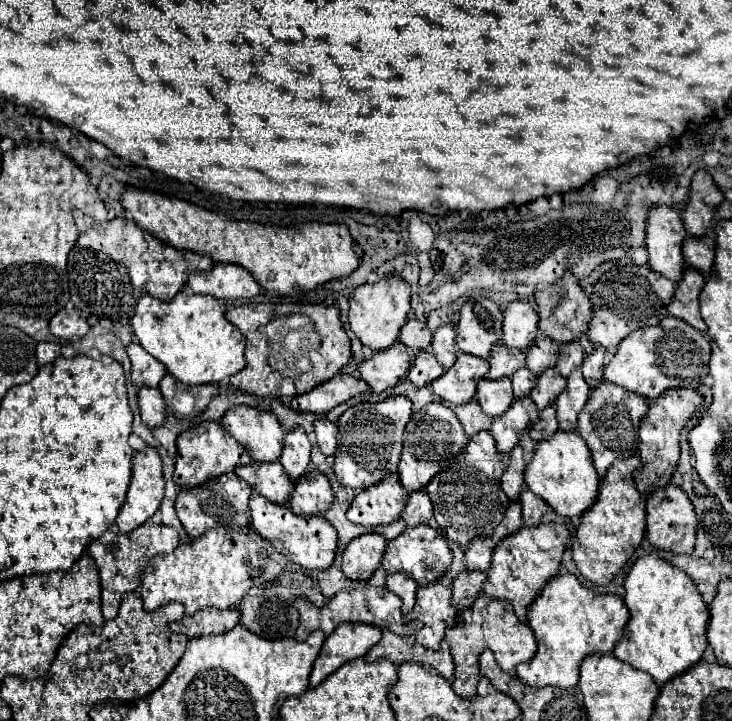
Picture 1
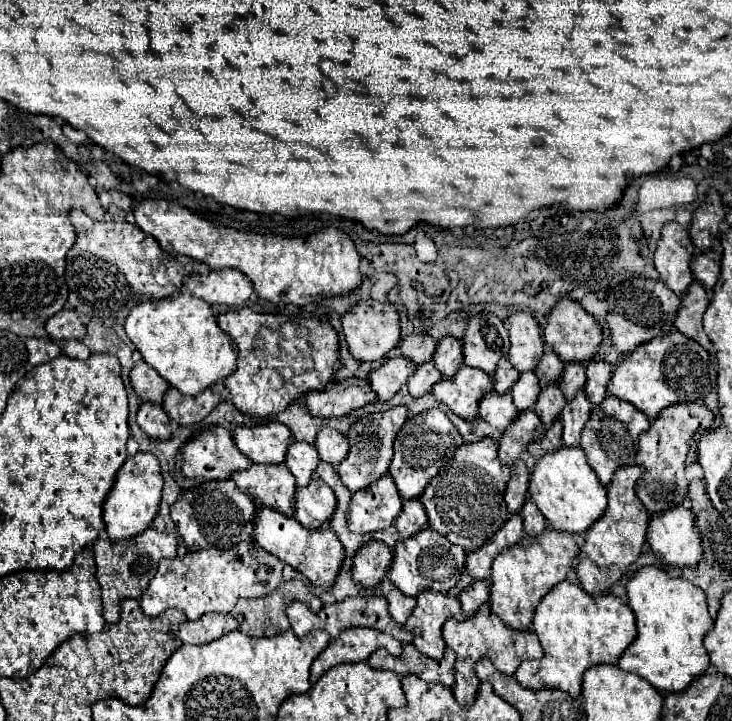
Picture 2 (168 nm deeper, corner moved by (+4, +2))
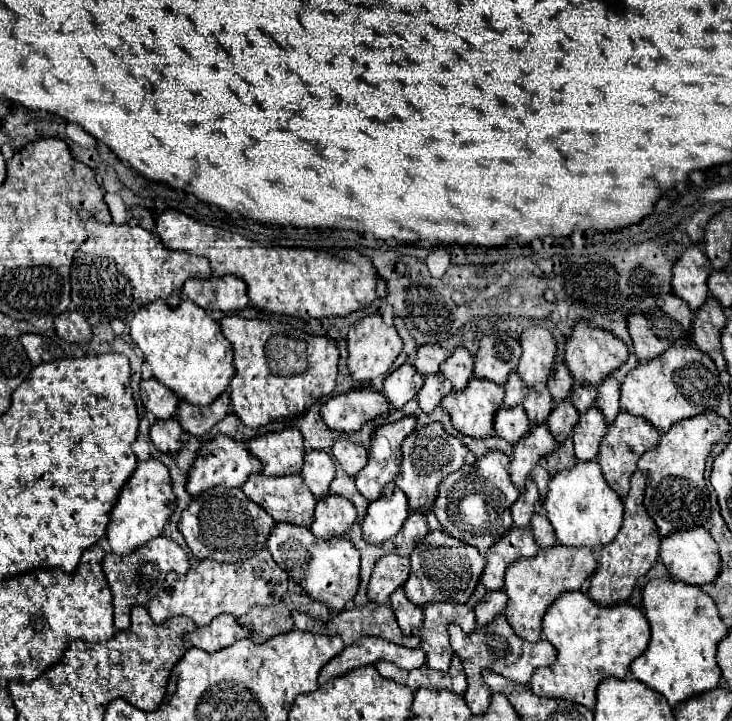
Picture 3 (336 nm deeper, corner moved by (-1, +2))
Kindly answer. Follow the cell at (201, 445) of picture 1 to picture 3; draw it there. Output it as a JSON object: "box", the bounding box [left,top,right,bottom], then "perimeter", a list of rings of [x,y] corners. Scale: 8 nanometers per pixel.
{"box":[187,435,261,497],"perimeter":[[[217,435],[217,439],[203,443],[193,467],[189,469],[189,479],[187,479],[187,491],[197,497],[199,493],[223,485],[223,487],[243,487],[243,483],[247,481],[249,475],[259,473],[261,461],[249,453],[245,443],[237,443],[235,439],[229,439],[225,435]]]}

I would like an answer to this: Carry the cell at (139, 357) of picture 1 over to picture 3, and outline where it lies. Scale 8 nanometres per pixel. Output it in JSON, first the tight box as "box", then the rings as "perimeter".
{"box":[141,377,179,419],"perimeter":[[[153,377],[141,381],[141,399],[149,413],[157,419],[171,419],[179,407],[179,397],[173,395],[165,385],[159,385]]]}

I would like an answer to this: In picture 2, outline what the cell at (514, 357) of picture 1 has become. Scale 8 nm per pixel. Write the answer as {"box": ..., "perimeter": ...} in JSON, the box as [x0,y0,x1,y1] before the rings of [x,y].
{"box":[492,357,518,393],"perimeter":[[[502,357],[498,361],[498,367],[492,377],[494,377],[494,389],[498,393],[506,393],[514,385],[514,381],[518,379],[518,371],[514,369],[514,365],[506,357]]]}

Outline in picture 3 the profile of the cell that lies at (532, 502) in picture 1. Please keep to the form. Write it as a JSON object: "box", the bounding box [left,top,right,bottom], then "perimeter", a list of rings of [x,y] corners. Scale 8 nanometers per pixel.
{"box":[531,513,557,549],"perimeter":[[[541,513],[533,515],[533,519],[531,519],[531,531],[533,531],[535,541],[537,541],[539,547],[545,549],[545,547],[557,545],[555,531],[553,531],[553,527],[551,527],[551,523],[549,523],[549,519],[545,515],[541,515]]]}

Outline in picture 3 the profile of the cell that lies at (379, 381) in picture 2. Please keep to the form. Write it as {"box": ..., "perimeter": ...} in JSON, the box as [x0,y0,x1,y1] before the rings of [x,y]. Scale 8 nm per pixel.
{"box":[383,363,423,409],"perimeter":[[[405,363],[391,375],[387,375],[383,395],[395,409],[401,409],[407,401],[411,401],[417,395],[421,387],[423,387],[423,375],[417,373],[413,365]]]}

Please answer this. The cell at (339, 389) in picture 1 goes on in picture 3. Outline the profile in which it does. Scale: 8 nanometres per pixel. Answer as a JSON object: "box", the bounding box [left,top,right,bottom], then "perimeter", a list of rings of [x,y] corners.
{"box":[321,389,389,433],"perimeter":[[[355,389],[337,397],[331,397],[321,405],[321,417],[333,431],[353,433],[365,423],[389,413],[389,401],[385,395],[371,389]]]}

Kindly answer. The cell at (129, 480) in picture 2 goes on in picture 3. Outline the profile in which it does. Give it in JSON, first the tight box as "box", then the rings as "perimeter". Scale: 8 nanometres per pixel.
{"box":[107,459,177,555],"perimeter":[[[157,459],[139,461],[135,473],[125,483],[119,501],[111,511],[111,521],[107,525],[107,539],[111,551],[117,555],[129,555],[147,541],[163,535],[163,527],[167,525],[171,513],[177,507],[177,499],[171,489],[171,479],[167,467]]]}

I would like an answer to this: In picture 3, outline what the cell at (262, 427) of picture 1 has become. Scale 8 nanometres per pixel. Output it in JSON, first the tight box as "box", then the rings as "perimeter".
{"box":[247,427,303,475],"perimeter":[[[297,427],[267,433],[247,443],[249,451],[263,463],[265,475],[297,475],[303,467],[303,439]]]}

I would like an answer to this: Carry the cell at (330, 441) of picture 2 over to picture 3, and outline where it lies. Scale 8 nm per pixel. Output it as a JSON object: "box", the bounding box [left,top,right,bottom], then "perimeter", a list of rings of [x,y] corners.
{"box":[333,441,367,477],"perimeter":[[[337,441],[333,443],[333,455],[341,463],[347,475],[355,477],[367,465],[367,449],[363,445],[351,441]]]}

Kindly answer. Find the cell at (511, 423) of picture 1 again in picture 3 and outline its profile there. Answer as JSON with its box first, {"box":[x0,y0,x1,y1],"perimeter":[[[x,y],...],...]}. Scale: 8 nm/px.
{"box":[509,427,559,493],"perimeter":[[[531,427],[531,431],[515,443],[515,451],[511,457],[511,467],[509,475],[513,485],[523,493],[525,491],[525,481],[529,479],[533,467],[539,463],[541,457],[557,451],[559,443],[553,439],[547,427]]]}

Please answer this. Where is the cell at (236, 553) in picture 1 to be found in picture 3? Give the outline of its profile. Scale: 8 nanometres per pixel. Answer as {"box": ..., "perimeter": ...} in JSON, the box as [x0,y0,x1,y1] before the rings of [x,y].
{"box":[147,549,289,627],"perimeter":[[[267,549],[245,563],[217,563],[215,559],[205,559],[189,569],[187,575],[167,575],[163,587],[149,601],[147,609],[155,623],[165,623],[175,615],[185,615],[193,619],[197,627],[203,627],[221,613],[241,617],[255,605],[275,605],[287,593],[287,585],[289,577],[277,567],[277,563],[273,563]]]}

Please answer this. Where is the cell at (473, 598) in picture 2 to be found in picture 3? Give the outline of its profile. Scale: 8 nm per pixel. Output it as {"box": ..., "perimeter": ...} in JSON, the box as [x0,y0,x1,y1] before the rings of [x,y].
{"box":[475,591,507,625],"perimeter":[[[487,591],[485,599],[481,603],[477,603],[477,607],[475,607],[477,623],[489,625],[497,615],[501,615],[505,611],[505,605],[507,605],[505,591]]]}

